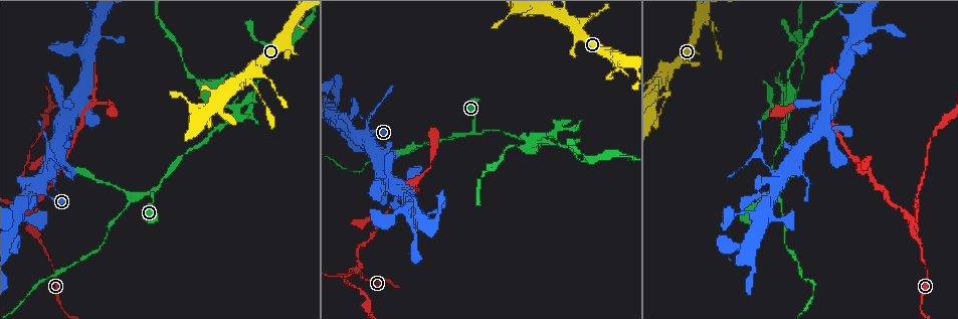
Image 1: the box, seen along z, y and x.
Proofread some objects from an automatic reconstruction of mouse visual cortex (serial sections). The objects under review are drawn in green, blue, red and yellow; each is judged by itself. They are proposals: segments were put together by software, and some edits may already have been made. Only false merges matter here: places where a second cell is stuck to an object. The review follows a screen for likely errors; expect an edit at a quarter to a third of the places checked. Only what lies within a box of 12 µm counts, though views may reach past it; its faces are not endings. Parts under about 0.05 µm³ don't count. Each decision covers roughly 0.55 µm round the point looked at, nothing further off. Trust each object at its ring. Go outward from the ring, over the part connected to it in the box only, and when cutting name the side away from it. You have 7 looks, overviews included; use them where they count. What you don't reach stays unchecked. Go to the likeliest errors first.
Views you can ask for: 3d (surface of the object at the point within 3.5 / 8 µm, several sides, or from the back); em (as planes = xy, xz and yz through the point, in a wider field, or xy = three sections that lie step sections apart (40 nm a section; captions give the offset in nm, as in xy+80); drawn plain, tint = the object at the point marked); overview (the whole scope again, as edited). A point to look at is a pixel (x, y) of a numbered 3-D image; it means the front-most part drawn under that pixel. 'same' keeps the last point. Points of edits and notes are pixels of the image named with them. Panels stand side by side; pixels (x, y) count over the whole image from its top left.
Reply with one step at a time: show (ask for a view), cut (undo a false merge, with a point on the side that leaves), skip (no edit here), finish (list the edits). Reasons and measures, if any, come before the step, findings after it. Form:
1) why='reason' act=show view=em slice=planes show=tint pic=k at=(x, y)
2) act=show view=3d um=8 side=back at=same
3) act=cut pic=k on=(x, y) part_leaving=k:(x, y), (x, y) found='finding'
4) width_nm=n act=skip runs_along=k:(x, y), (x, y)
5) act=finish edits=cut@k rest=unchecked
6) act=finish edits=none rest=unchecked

why='a narrow waist' act=show view=3d um=8 pic=1 at=(912, 223)

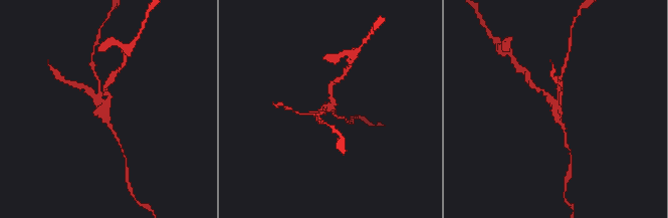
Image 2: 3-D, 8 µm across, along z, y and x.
act=show view=3d um=3.5 pic=2 at=(555, 109)

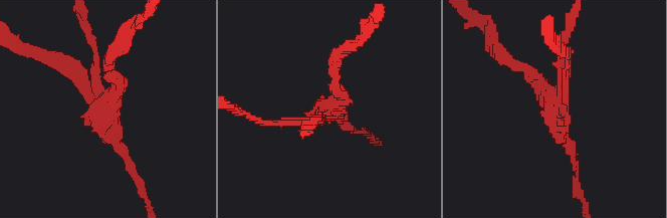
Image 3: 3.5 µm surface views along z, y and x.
arm_widths_nm=100,150,150,150 act=cut pic=3 on=(290, 123) part_leaving=3:(560, 136), (544, 86), (513, 64) found='a second cell is stuck on'

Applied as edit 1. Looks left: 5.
why='arms part here' act=show view=3d um=3.5 pic=1 at=(151, 193)

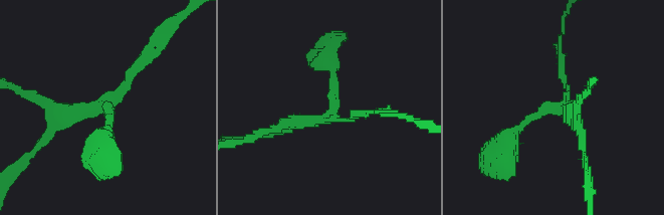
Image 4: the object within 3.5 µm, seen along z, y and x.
arms=3 arm_widths_nm=150,150,250 why='need the tissue' act=show view=em slice=planes show=tint pic=4 at=(107, 102)

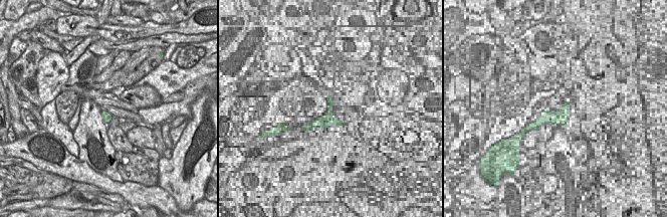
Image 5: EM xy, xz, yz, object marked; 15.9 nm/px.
width_nm=160 act=skip runs_along=4:(510, 138), (525, 122), (567, 100), (559, 57) found='all the same cell'

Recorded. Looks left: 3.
why='abrupt turn' act=show view=3d um=8 pic=1 at=(48, 156)

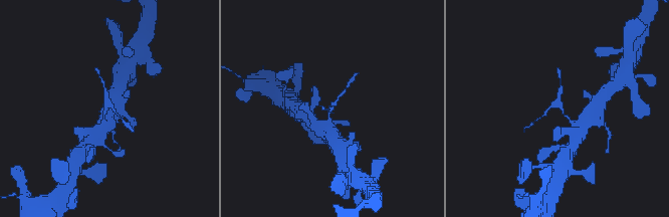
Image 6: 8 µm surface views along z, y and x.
why='closer look' act=show view=3d um=3.5 pic=6 at=(105, 105)

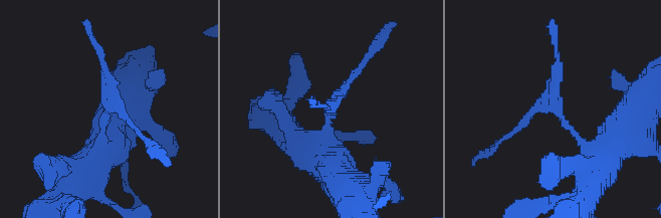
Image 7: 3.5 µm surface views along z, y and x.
act=cut pic=7 on=(558, 63) part_leaving=7:(544, 104), (539, 104), (485, 154) found='two cells meet here'

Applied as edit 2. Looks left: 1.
act=finish edits=cut@3,cut@7 rest=unchecked

